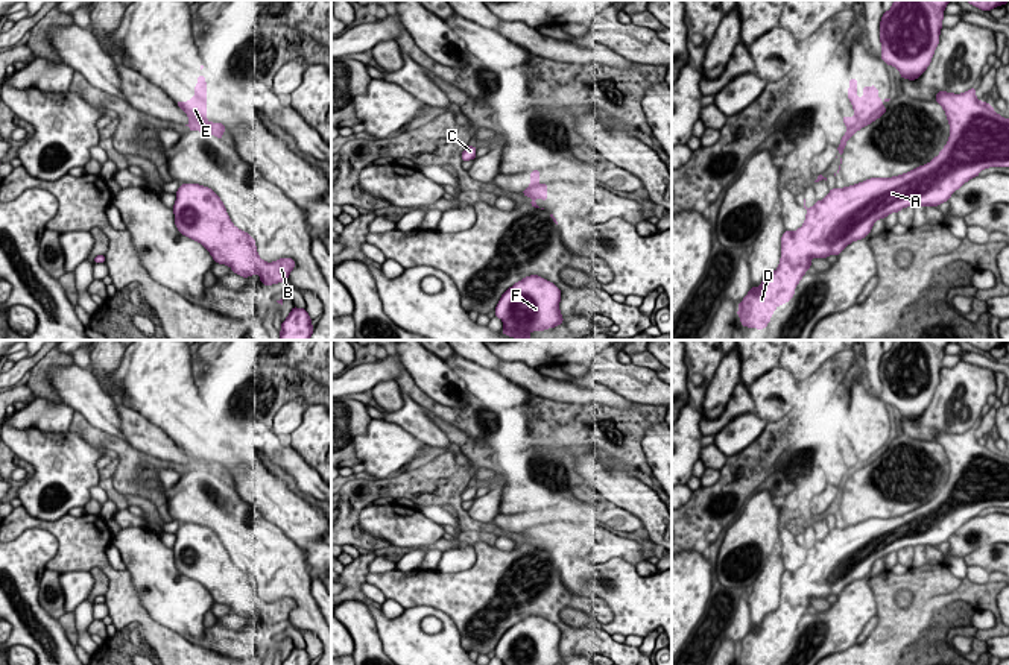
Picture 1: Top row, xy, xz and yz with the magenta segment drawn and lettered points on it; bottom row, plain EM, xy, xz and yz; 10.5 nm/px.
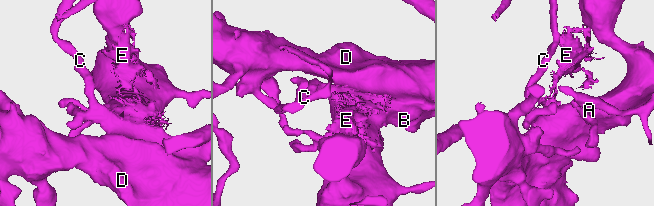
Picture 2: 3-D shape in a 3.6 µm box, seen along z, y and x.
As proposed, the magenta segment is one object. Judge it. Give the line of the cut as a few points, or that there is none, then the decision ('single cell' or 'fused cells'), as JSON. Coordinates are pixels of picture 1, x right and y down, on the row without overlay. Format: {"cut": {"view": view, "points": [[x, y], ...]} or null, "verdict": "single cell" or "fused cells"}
{"cut": {"view": "yz", "points": [[882, 445], [866, 459], [856, 457]]}, "verdict": "fused cells"}

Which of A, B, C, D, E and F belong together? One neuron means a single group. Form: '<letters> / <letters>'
A B C D F / E

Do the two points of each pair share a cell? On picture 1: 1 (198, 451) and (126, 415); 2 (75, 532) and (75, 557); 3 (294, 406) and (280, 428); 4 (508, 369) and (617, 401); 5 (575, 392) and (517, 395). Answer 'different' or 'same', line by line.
1: same
2: same
3: same
4: same
5: different

